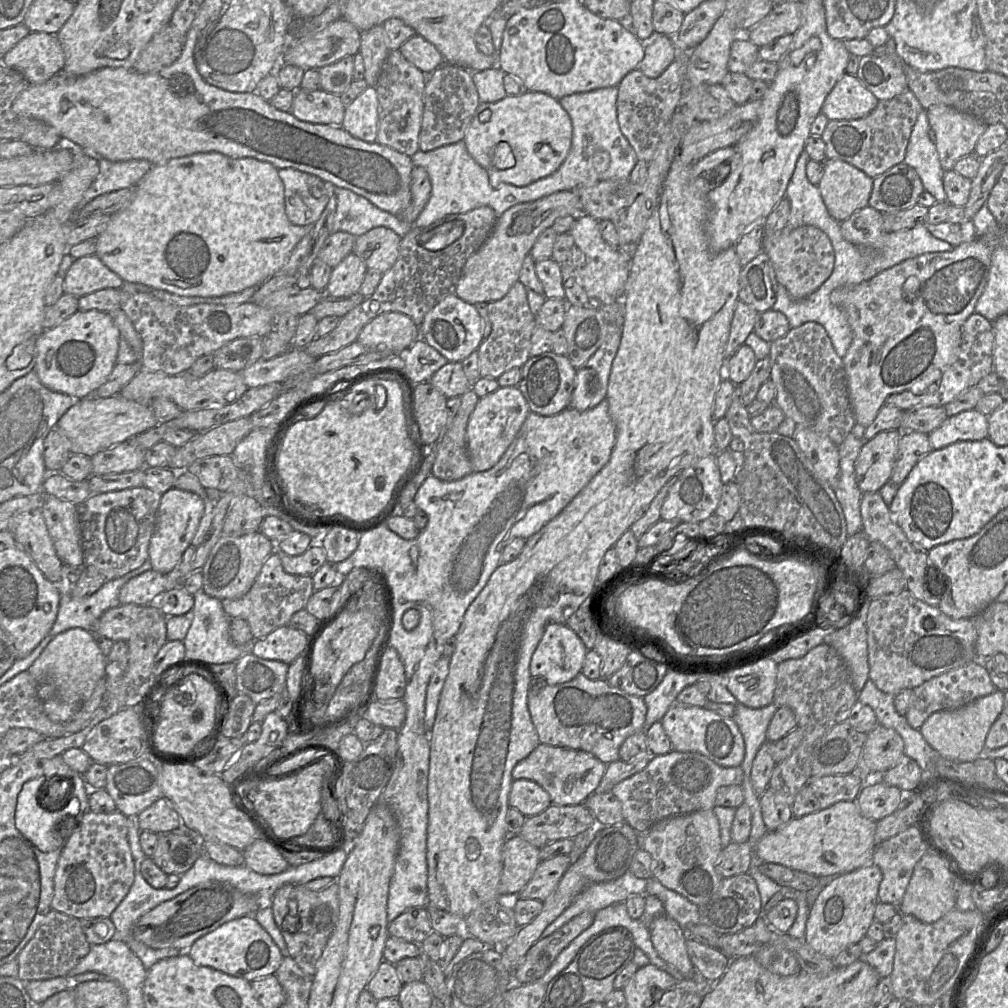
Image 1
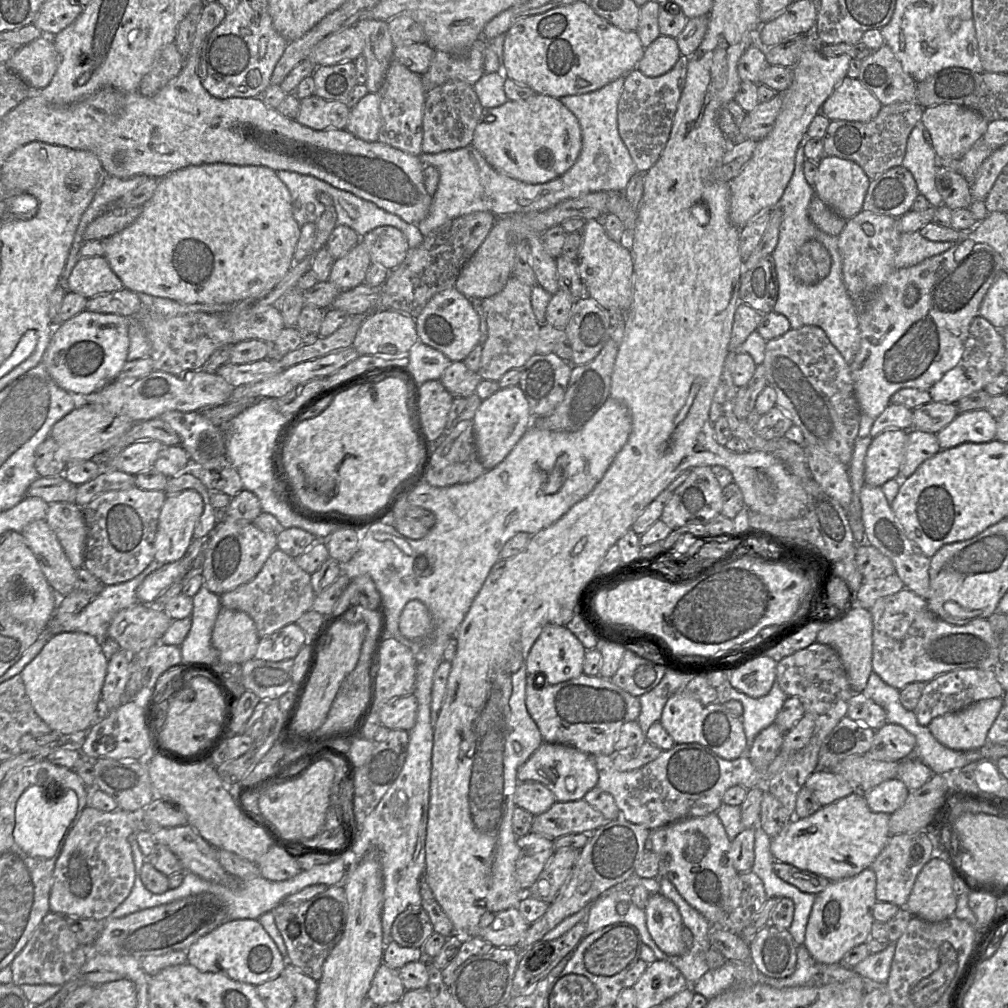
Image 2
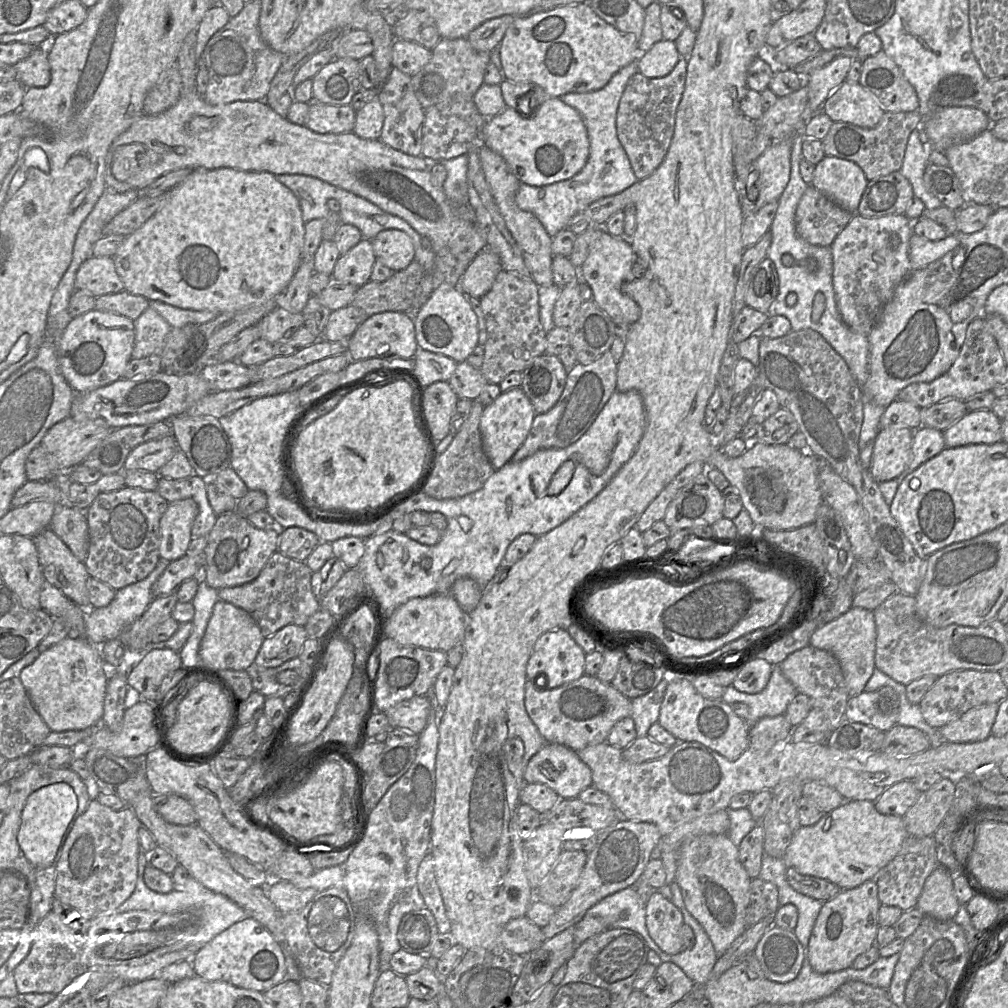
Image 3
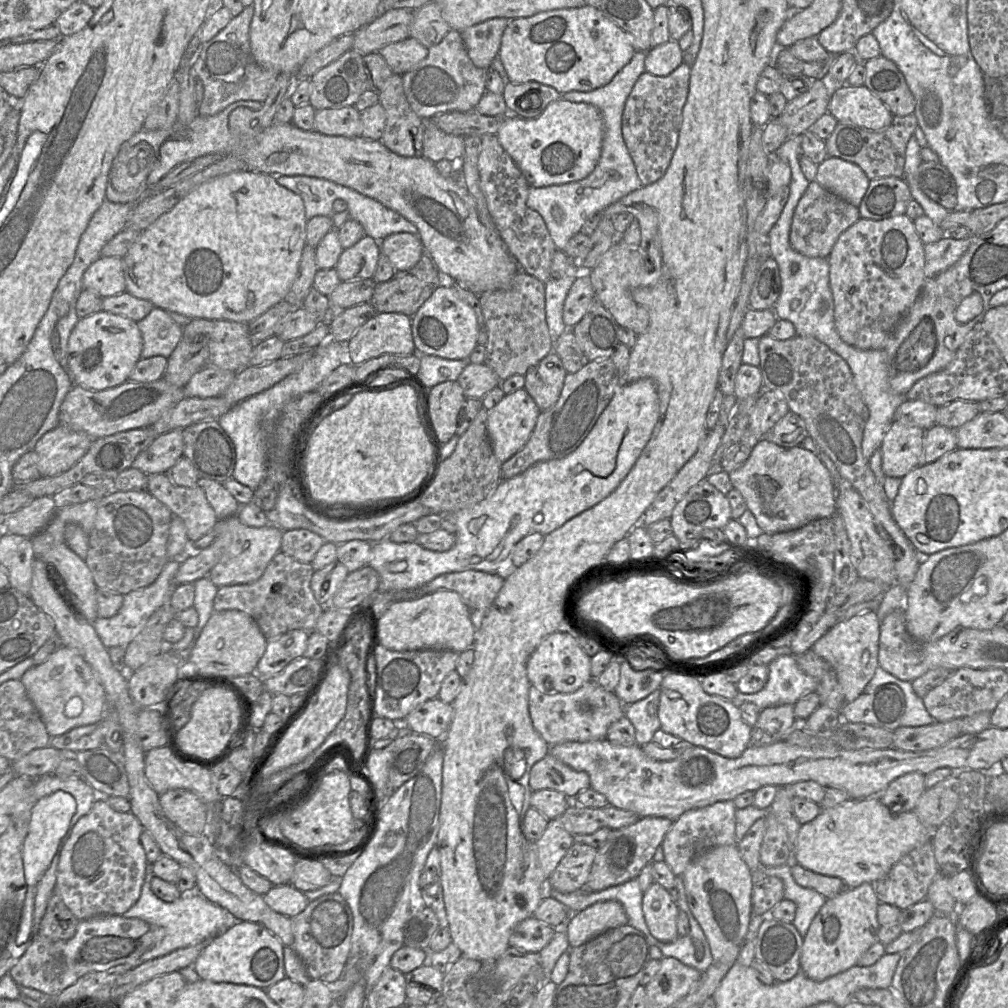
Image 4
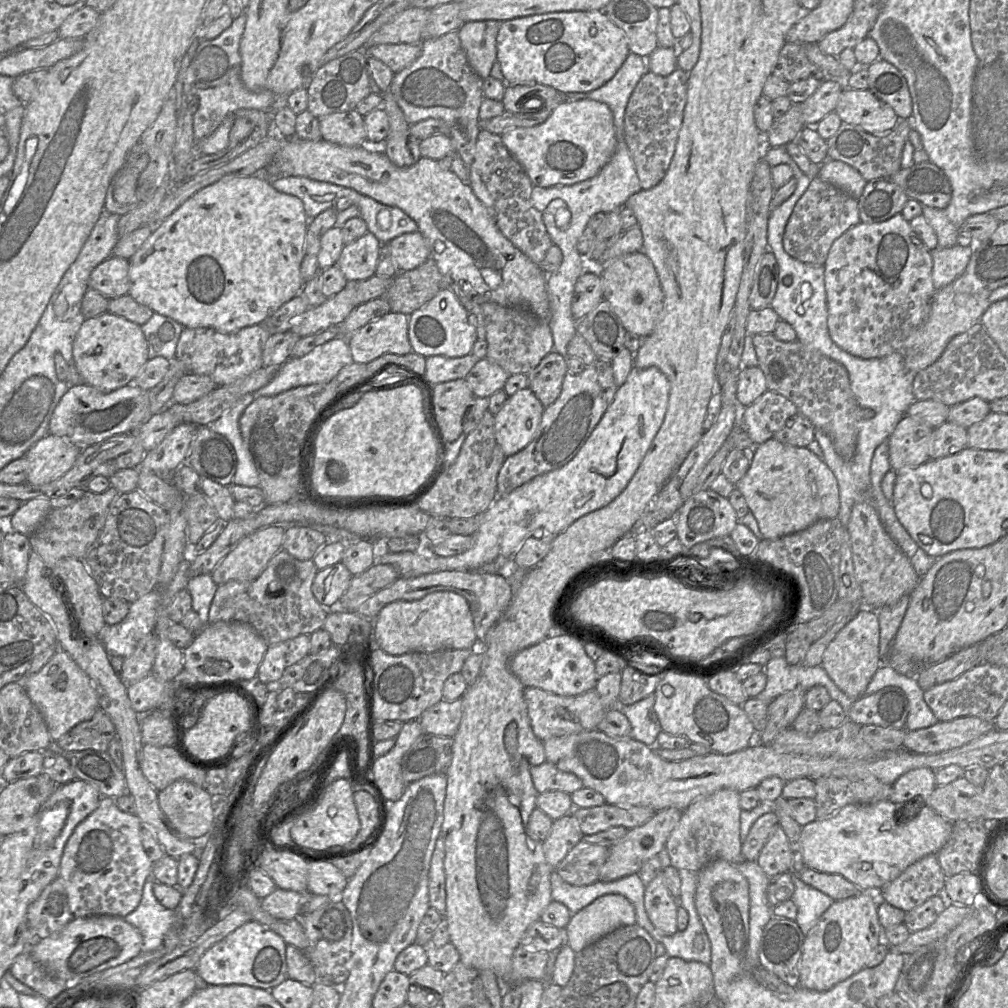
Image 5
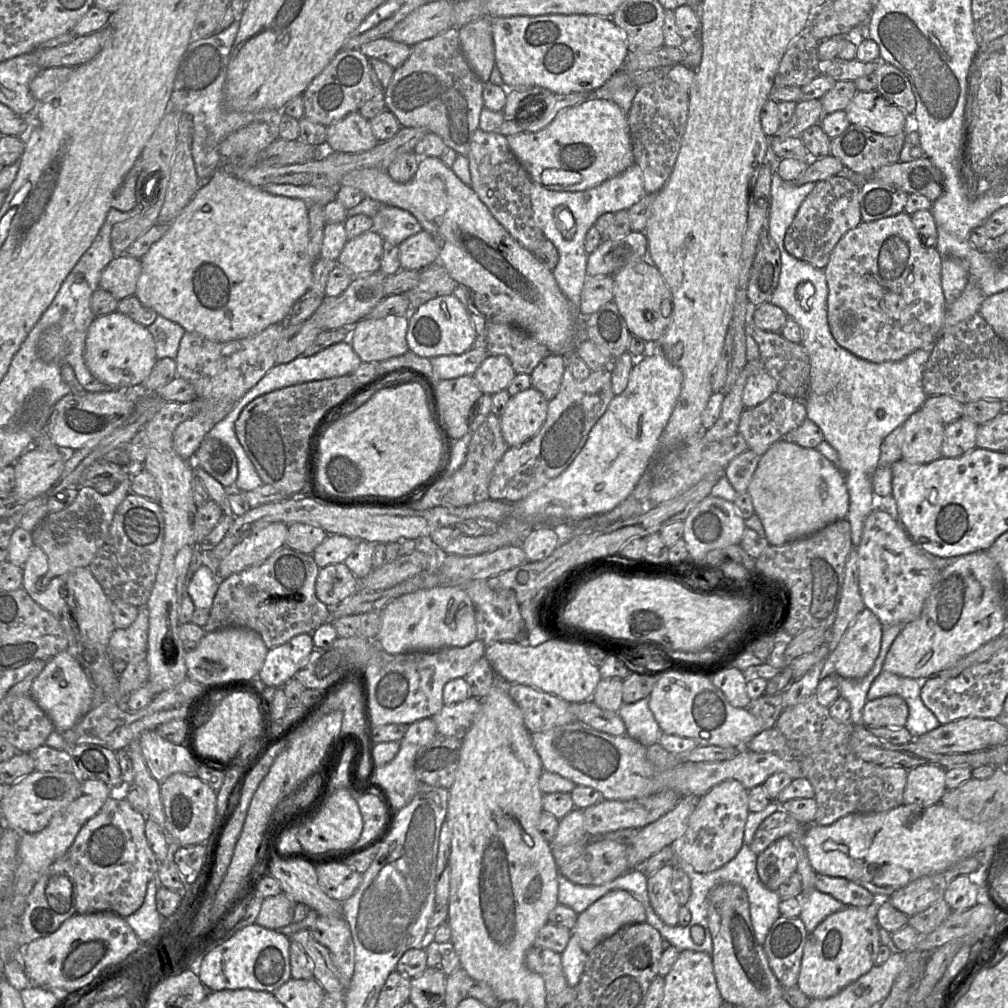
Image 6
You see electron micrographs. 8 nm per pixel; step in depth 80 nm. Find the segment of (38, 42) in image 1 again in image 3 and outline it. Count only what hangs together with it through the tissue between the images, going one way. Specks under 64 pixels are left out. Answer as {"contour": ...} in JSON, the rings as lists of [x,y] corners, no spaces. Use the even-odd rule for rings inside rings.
{"contour":[[[55,36],[46,38],[46,41],[36,46],[28,57],[14,65],[16,80],[25,88],[45,87],[50,83],[51,72],[47,51],[49,43],[47,42],[53,41]]]}

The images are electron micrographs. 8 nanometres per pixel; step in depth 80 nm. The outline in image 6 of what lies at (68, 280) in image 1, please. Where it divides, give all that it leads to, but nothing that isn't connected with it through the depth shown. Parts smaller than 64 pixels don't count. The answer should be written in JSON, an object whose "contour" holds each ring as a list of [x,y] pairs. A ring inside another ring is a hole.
{"contour":[[[128,254],[114,256],[100,274],[99,287],[118,300],[135,293],[141,274],[141,261]]]}

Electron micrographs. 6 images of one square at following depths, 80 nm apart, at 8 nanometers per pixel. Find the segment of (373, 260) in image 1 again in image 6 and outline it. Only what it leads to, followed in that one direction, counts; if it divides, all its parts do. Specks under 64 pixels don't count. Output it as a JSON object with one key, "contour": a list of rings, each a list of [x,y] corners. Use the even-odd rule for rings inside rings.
{"contour":[[[421,230],[398,244],[403,269],[421,270],[438,261],[438,248],[432,236]]]}

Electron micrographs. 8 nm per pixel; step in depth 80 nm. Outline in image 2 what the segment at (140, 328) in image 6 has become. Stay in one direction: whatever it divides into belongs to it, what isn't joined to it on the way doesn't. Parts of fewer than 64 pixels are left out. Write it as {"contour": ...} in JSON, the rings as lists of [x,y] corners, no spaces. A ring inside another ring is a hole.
{"contour":[[[84,309],[53,328],[41,363],[56,384],[75,397],[86,397],[114,381],[127,360],[129,318]]]}

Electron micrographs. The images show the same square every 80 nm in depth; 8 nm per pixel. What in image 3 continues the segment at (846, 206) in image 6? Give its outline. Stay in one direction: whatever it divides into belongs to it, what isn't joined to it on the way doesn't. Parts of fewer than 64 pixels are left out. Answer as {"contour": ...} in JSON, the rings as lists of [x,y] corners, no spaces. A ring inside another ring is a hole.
{"contour":[[[809,185],[796,209],[796,232],[811,245],[831,247],[854,214]]]}

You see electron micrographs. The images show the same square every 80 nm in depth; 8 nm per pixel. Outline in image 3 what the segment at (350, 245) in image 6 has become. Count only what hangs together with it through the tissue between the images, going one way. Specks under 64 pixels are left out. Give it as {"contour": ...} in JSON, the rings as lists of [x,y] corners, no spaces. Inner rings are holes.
{"contour":[[[362,238],[349,251],[340,255],[331,277],[338,282],[360,287],[370,280],[375,261],[371,240]]]}

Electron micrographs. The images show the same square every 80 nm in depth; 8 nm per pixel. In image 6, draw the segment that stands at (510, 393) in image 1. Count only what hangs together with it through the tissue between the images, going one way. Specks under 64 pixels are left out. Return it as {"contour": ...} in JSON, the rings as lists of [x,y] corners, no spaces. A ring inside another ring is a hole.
{"contour":[[[533,387],[511,396],[501,415],[503,438],[509,447],[517,447],[535,436],[544,424],[549,401]]]}

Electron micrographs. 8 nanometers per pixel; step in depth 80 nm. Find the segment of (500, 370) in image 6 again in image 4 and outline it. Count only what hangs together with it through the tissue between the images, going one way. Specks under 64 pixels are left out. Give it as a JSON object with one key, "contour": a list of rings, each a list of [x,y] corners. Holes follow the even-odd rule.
{"contour":[[[468,363],[457,382],[463,389],[466,398],[482,399],[494,387],[501,385],[497,374],[485,363]]]}

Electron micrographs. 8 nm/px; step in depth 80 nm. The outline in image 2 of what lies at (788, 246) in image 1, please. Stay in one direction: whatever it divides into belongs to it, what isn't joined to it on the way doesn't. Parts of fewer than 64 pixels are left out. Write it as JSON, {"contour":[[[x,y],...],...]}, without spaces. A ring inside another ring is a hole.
{"contour":[[[811,240],[800,247],[793,274],[799,282],[814,285],[829,274],[831,264],[831,256],[825,246]]]}

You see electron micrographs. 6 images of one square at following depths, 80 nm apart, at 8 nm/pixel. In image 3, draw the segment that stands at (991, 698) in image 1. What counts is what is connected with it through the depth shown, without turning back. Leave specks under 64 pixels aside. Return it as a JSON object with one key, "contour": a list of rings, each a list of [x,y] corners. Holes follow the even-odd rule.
{"contour":[[[999,703],[974,707],[958,719],[939,728],[943,741],[969,743],[985,740],[991,735],[999,709]]]}

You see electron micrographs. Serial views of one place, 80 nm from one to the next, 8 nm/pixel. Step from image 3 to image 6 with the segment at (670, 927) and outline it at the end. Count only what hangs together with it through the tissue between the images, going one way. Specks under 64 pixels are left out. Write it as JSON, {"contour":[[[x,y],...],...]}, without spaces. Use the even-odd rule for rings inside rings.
{"contour":[[[666,865],[647,880],[650,904],[657,916],[669,926],[678,924],[681,906],[672,890],[672,877],[675,869],[675,865]]]}

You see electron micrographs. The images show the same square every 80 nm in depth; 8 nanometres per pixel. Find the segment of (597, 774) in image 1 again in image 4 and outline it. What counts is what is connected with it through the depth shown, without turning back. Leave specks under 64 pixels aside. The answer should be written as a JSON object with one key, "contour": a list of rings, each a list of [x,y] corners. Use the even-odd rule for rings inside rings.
{"contour":[[[548,753],[532,766],[529,785],[532,791],[555,790],[573,801],[580,791],[590,787],[590,781],[586,772],[576,771]]]}

